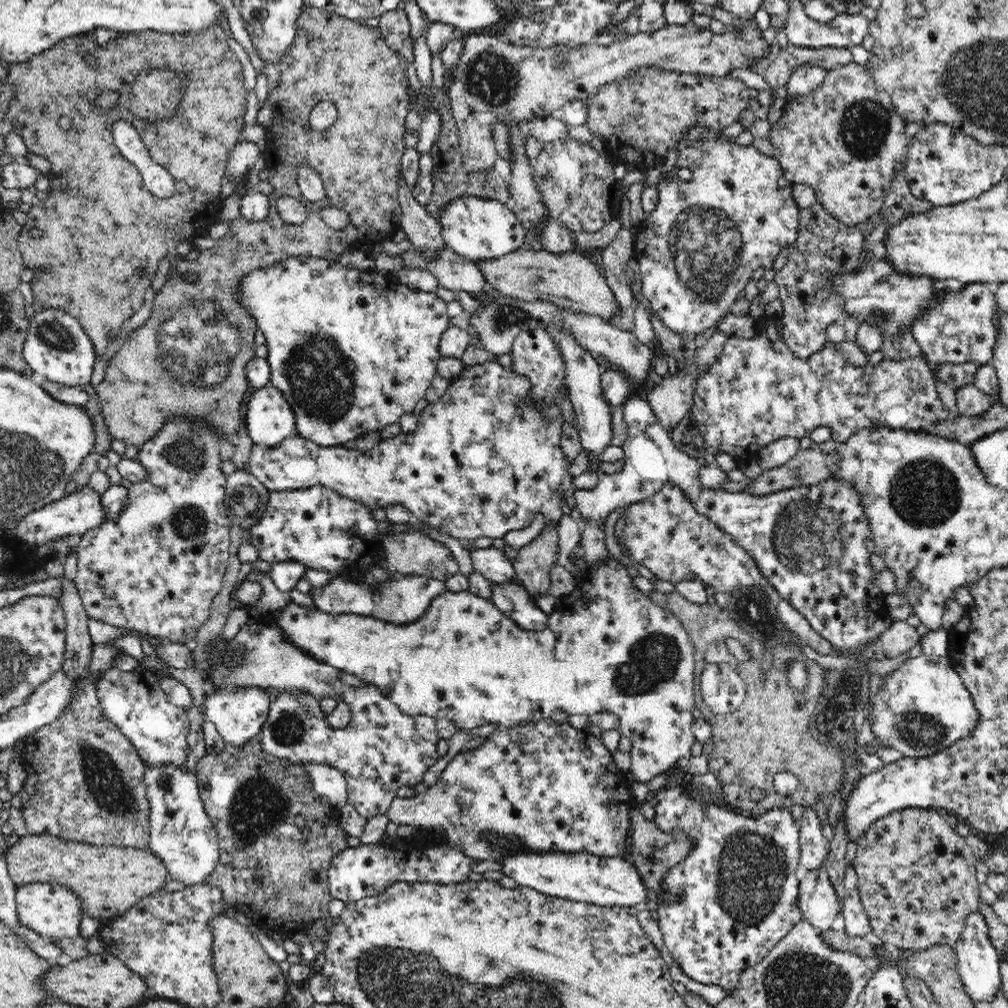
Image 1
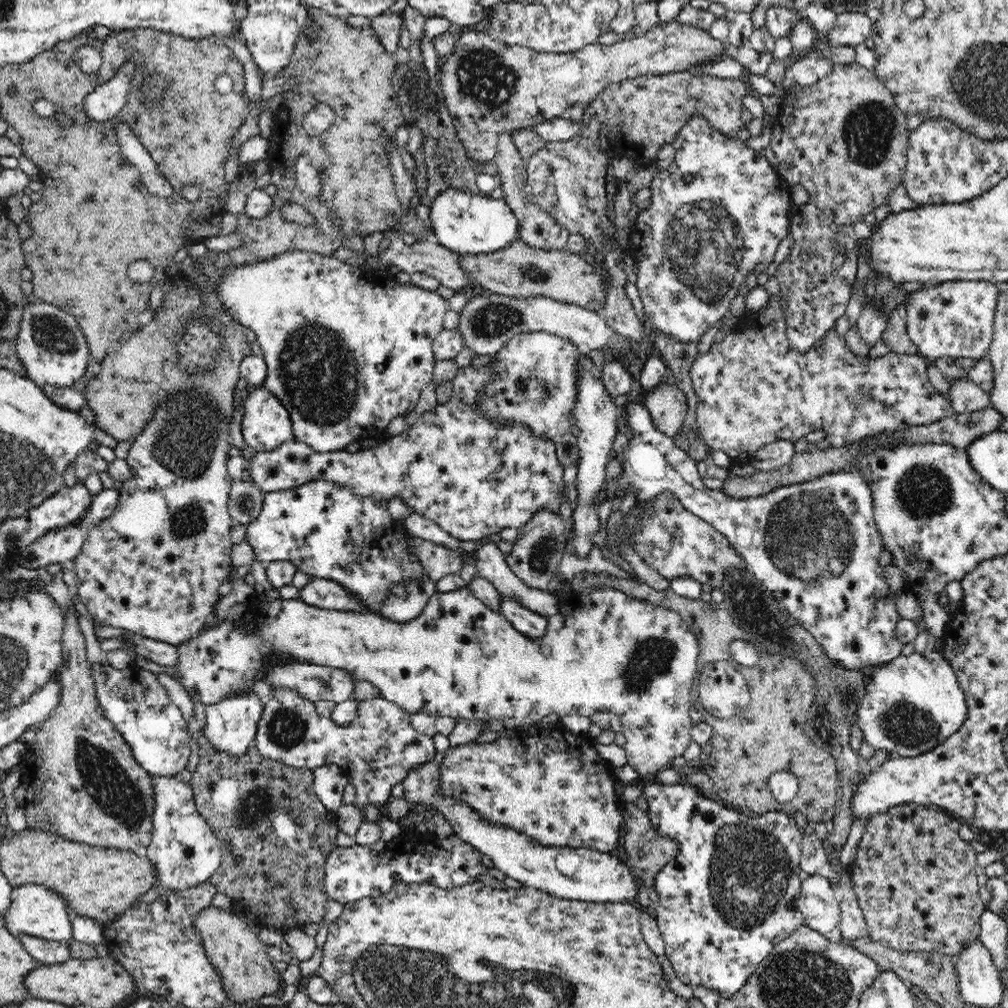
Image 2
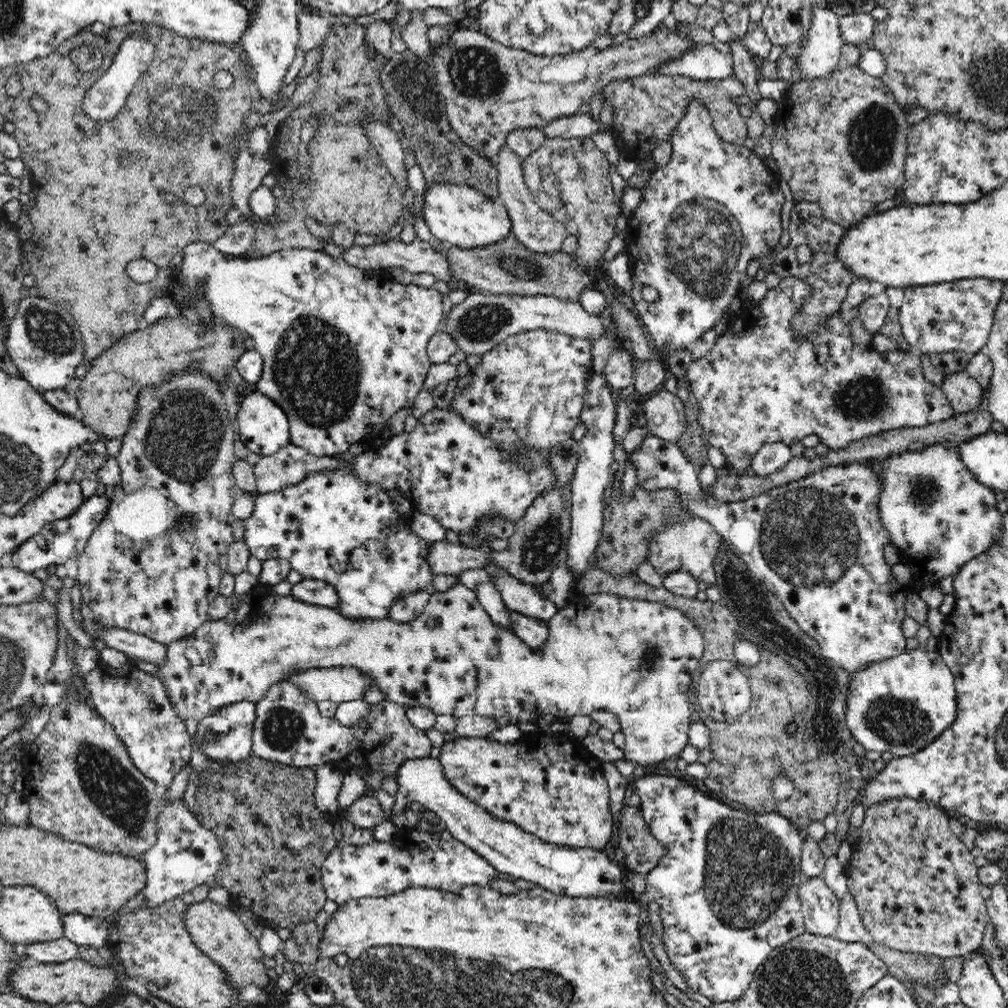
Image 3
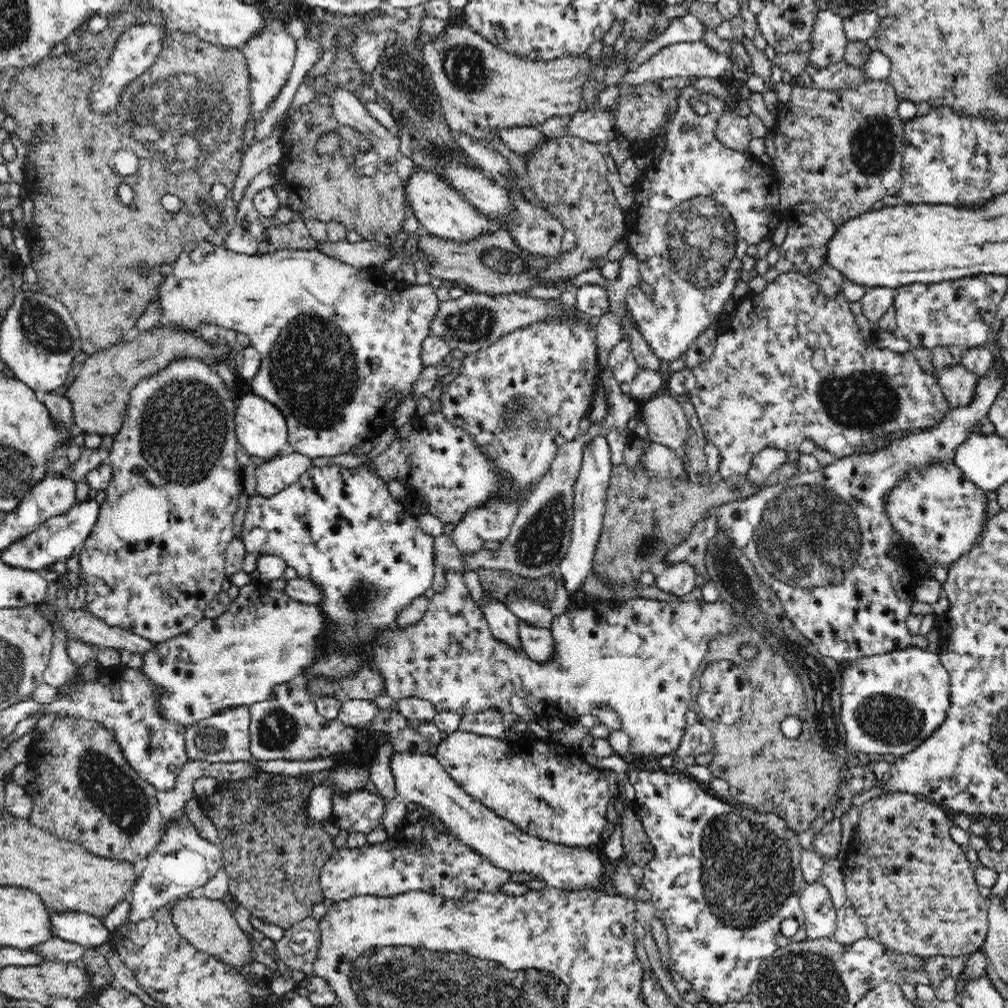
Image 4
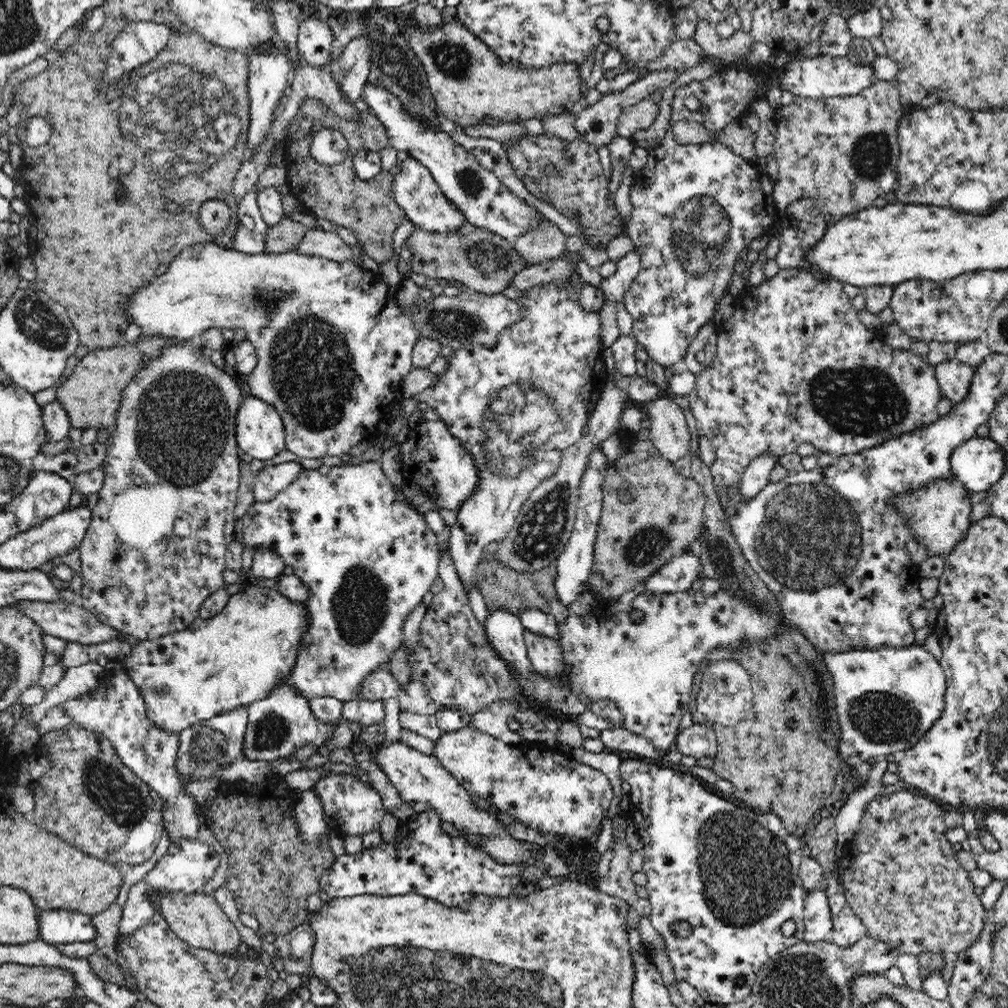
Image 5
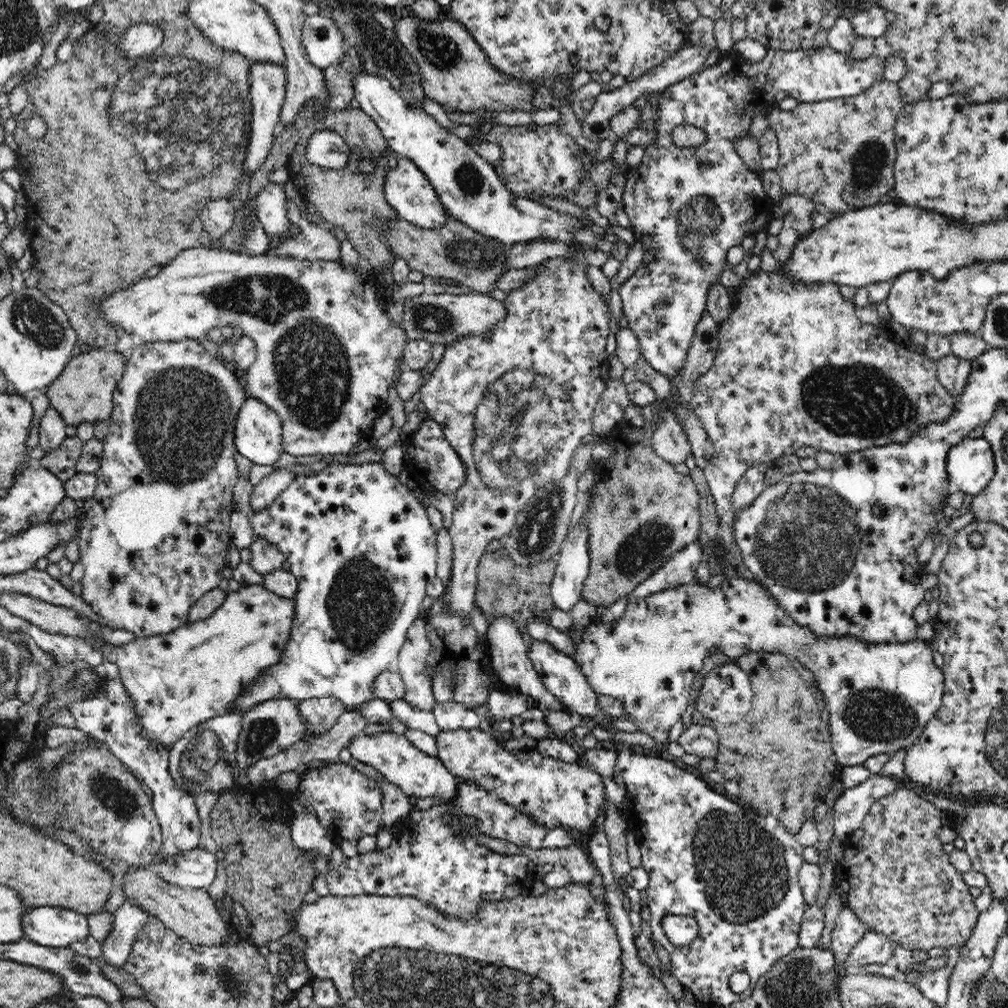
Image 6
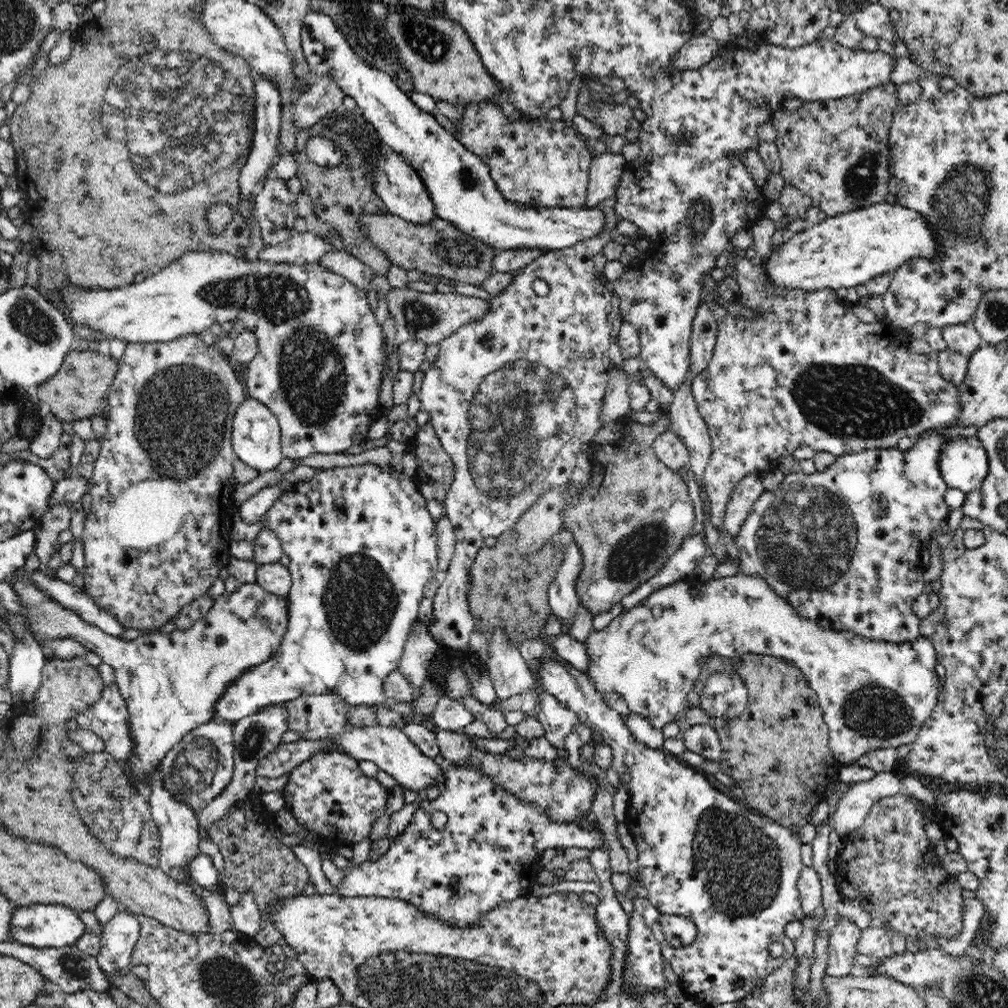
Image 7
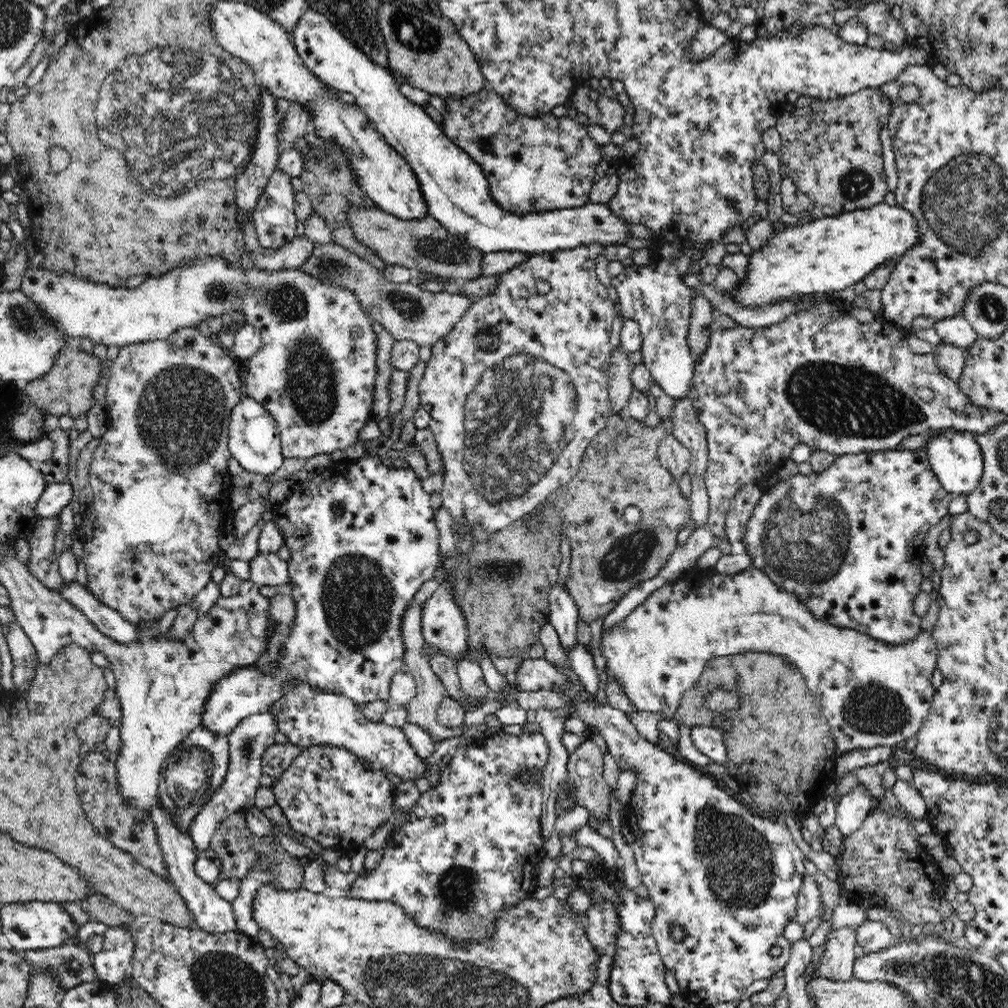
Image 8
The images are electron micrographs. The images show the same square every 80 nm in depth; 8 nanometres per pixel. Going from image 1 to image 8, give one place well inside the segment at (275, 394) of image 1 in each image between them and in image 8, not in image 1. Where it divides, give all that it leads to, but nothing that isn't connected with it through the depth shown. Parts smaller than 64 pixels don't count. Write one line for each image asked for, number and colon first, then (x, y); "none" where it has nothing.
2: (266, 423)
3: (263, 426)
4: (261, 428)
5: (259, 430)
6: (258, 431)
7: (256, 436)
8: (254, 441)

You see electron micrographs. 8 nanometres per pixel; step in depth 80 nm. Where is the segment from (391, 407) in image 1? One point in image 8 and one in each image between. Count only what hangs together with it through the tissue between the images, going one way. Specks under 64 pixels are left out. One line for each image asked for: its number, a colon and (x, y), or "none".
2: (346, 351)
3: (342, 351)
4: (355, 337)
5: (332, 345)
6: (326, 354)
7: (320, 362)
8: (314, 373)

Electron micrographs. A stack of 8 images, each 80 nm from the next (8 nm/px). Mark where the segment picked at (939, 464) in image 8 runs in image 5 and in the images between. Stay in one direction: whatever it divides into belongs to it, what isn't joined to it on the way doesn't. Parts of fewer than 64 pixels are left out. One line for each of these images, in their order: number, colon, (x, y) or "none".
5: (980, 462)
6: (970, 463)
7: (963, 461)

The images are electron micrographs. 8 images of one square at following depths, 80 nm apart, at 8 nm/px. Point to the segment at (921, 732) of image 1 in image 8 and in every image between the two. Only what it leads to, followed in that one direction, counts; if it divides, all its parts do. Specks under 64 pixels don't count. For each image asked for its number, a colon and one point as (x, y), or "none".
2: (913, 703)
3: (896, 707)
4: (891, 702)
5: (886, 699)
6: (880, 697)
7: (873, 694)
8: (871, 693)

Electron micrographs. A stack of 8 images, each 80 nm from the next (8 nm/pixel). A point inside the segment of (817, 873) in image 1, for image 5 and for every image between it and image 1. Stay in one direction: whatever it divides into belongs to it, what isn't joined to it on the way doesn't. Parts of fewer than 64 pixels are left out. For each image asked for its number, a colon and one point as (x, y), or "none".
2: (819, 901)
3: (820, 906)
4: (820, 915)
5: (817, 918)

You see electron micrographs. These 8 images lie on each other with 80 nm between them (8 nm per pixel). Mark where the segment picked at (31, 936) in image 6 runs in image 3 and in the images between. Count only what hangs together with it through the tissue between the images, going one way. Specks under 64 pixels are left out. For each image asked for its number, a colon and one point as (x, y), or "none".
3: (84, 930)
4: (89, 931)
5: (59, 926)

